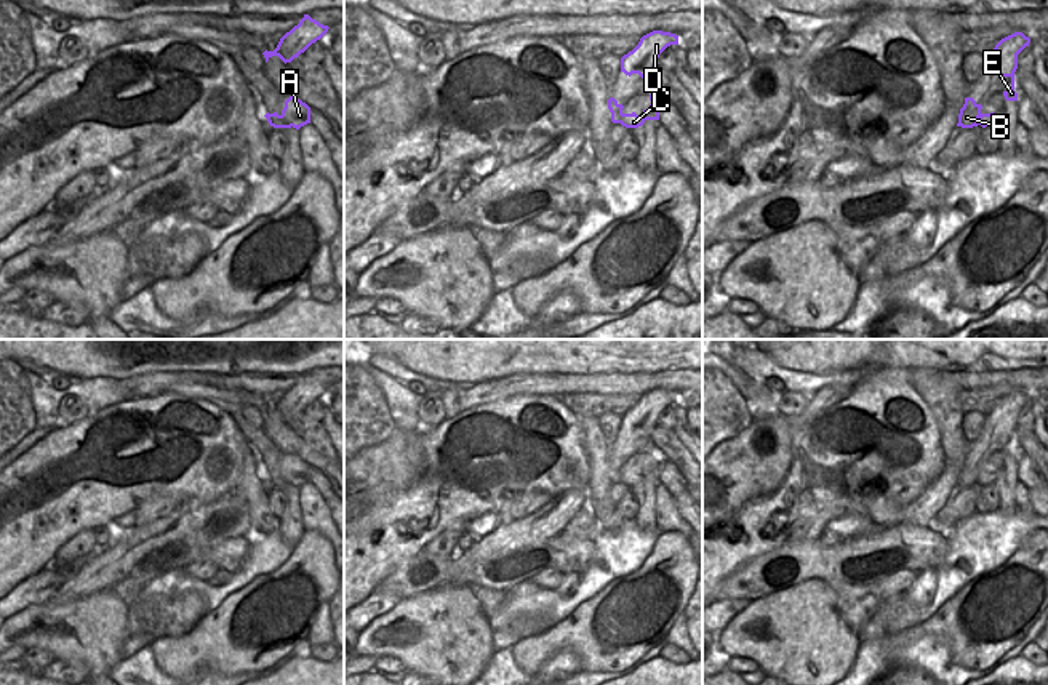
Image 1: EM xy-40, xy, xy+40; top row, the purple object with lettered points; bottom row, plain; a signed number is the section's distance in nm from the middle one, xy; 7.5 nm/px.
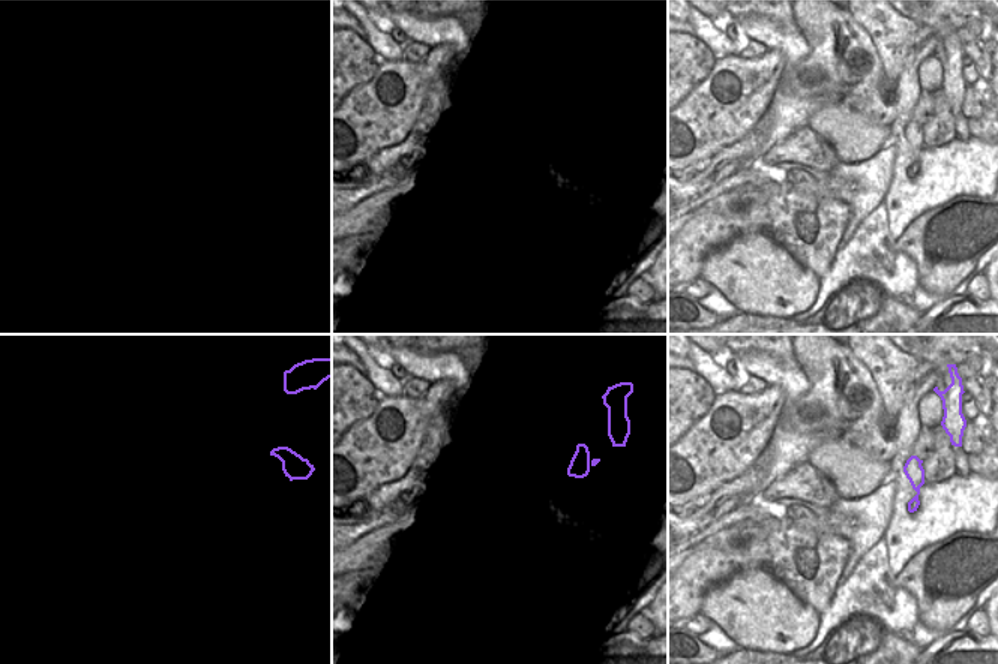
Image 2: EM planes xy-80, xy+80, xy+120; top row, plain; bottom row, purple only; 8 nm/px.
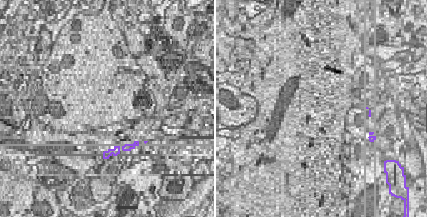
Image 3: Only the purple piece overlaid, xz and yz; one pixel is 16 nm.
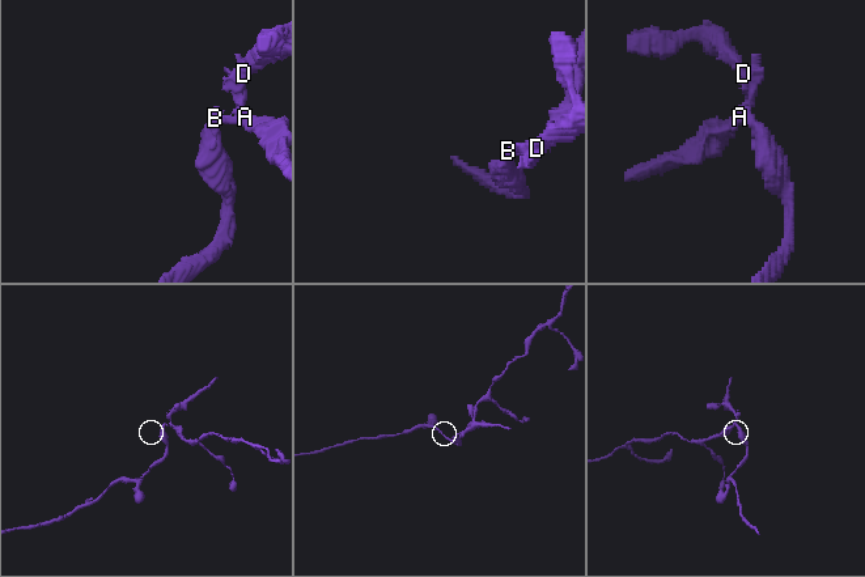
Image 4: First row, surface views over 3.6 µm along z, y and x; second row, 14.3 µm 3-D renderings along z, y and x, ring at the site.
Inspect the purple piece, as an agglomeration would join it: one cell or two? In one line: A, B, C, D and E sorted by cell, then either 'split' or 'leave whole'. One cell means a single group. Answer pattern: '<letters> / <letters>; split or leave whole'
A C / B D E; split

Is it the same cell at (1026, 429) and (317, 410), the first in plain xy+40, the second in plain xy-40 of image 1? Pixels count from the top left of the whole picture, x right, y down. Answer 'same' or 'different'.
same

